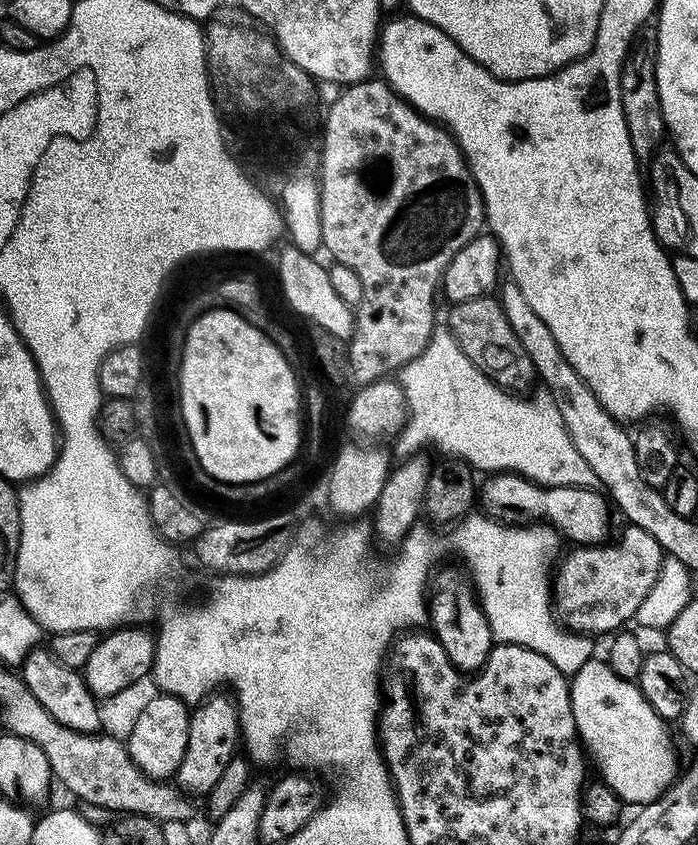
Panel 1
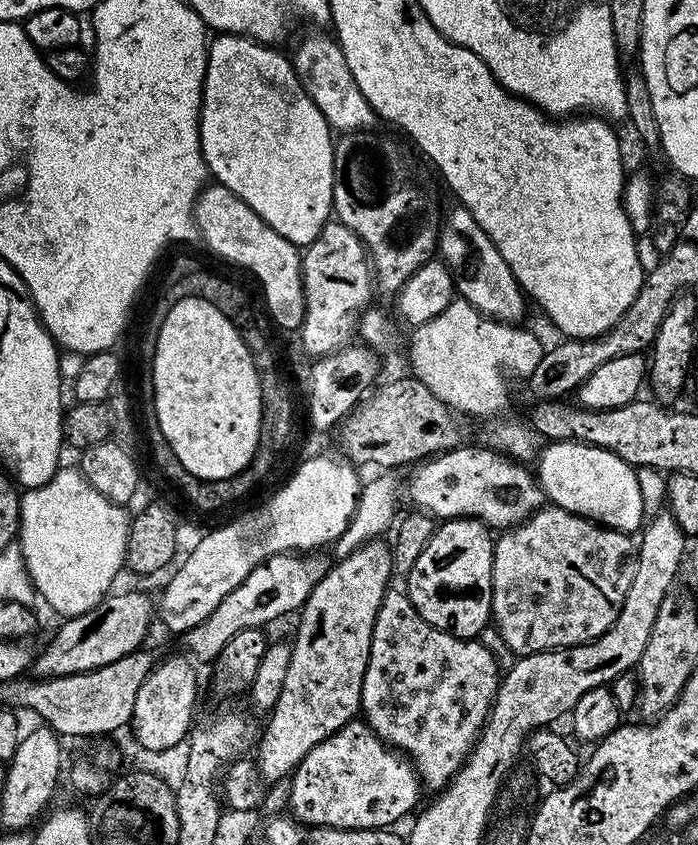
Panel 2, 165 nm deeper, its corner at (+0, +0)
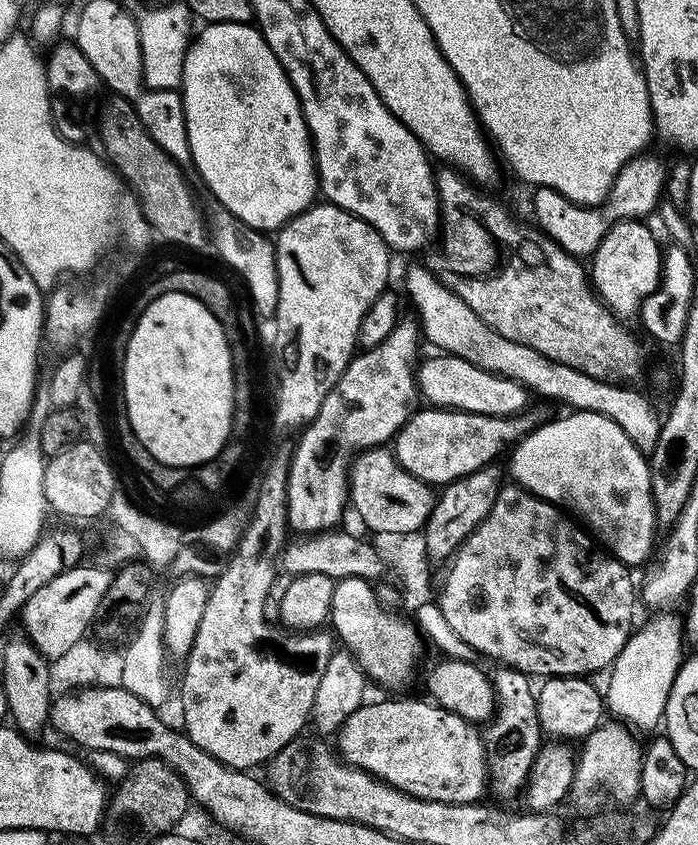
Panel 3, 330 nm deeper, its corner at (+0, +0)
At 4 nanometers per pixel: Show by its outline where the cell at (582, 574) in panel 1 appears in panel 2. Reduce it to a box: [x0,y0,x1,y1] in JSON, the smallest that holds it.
[491,506,638,657]

